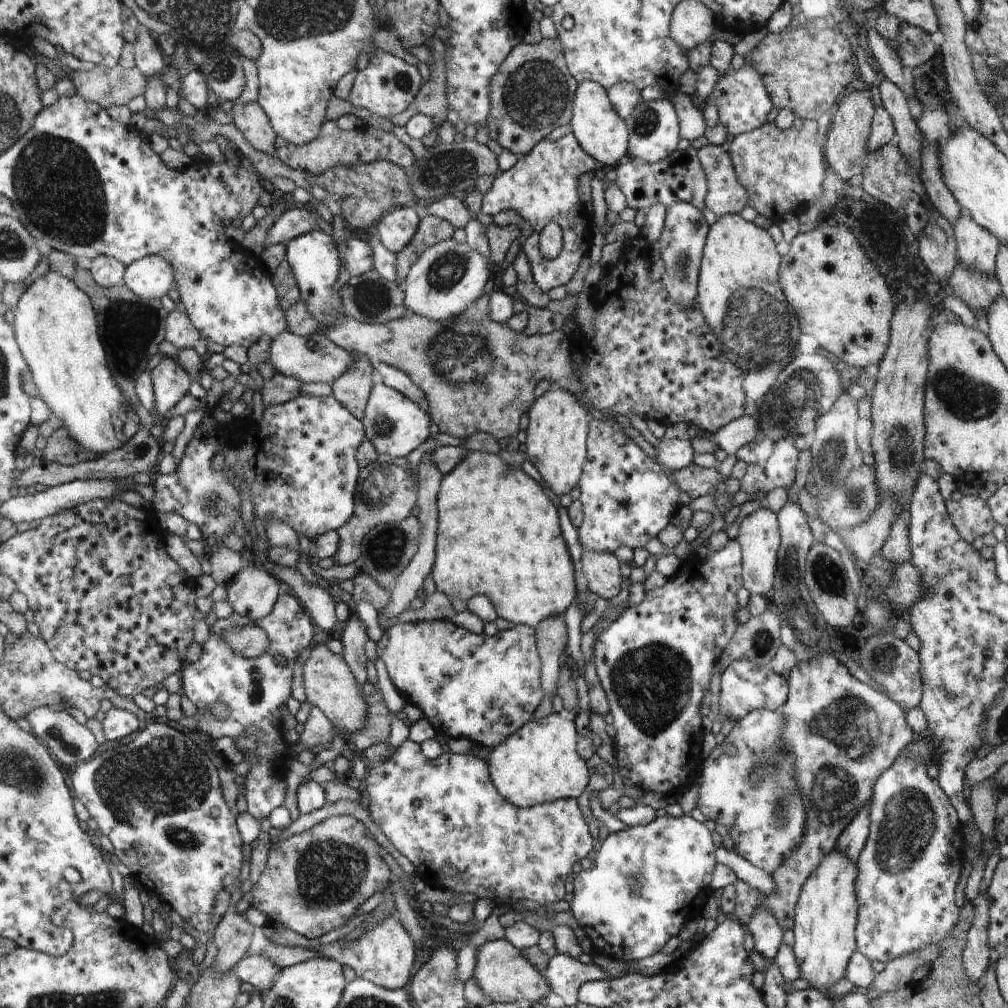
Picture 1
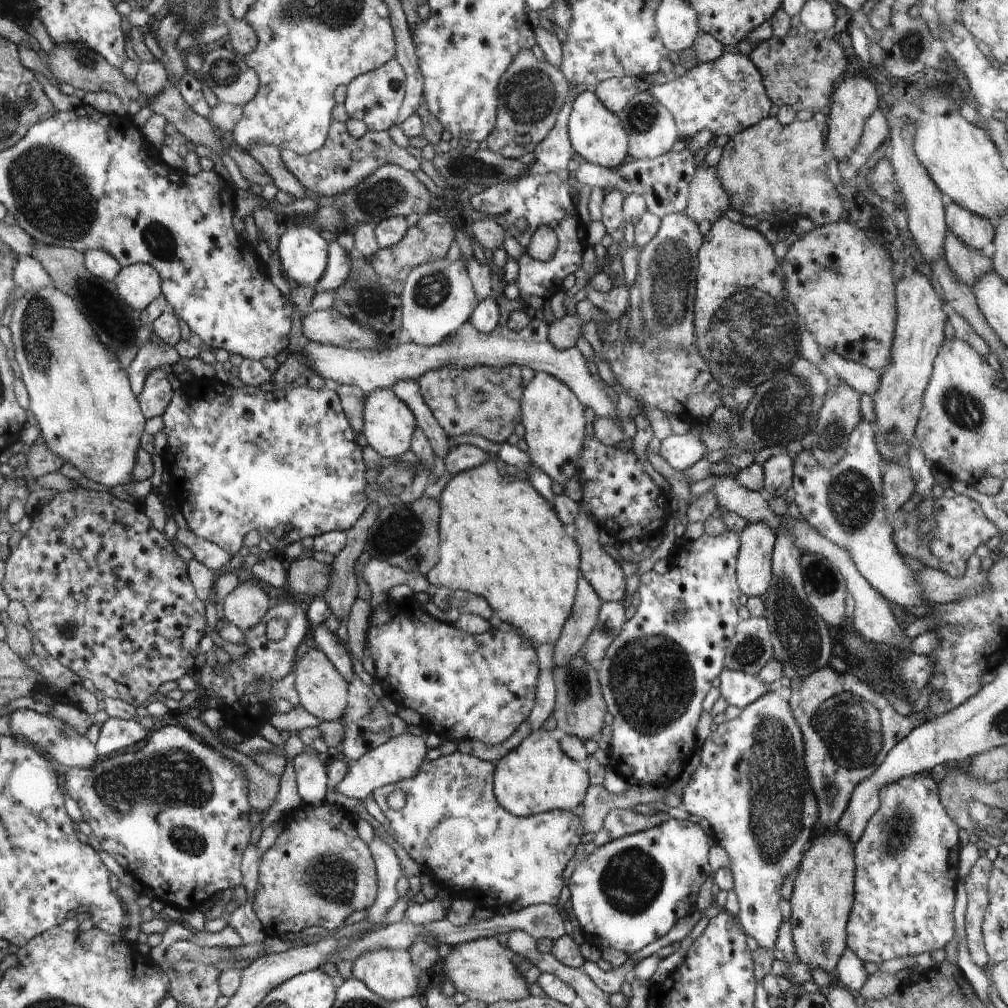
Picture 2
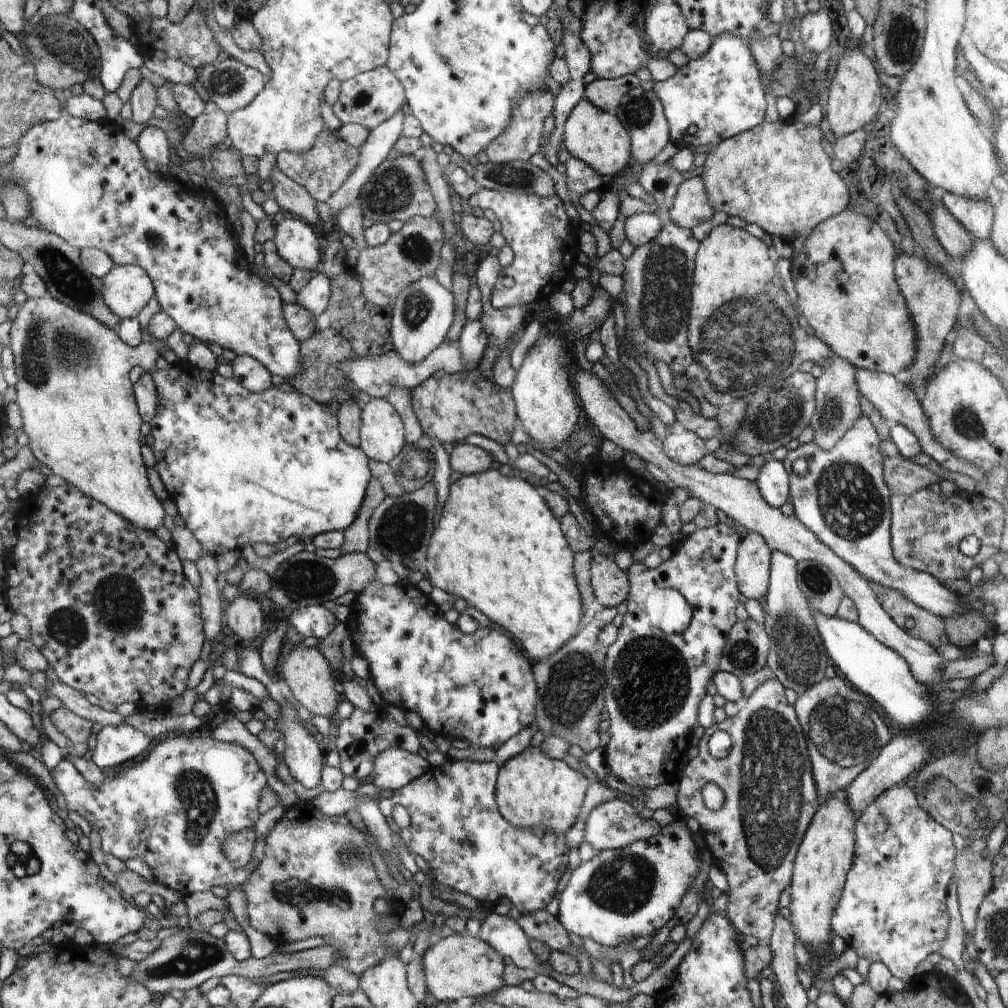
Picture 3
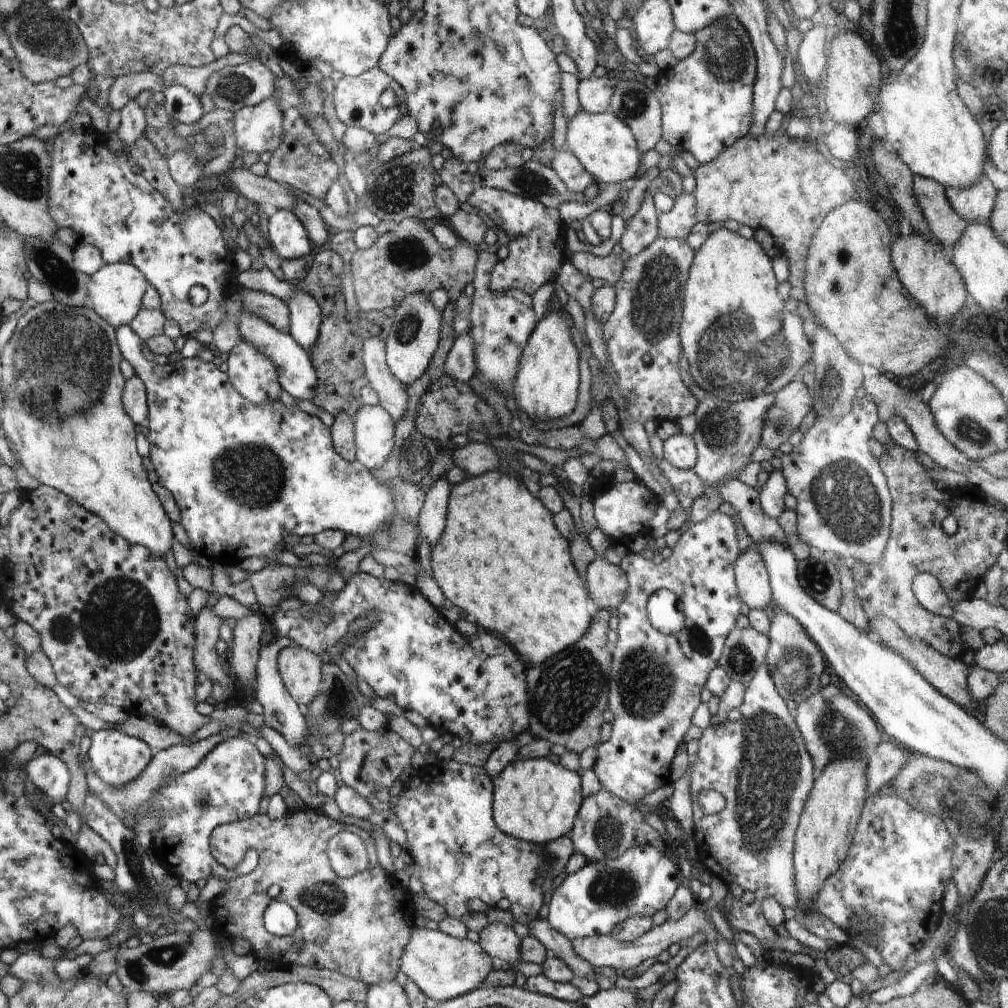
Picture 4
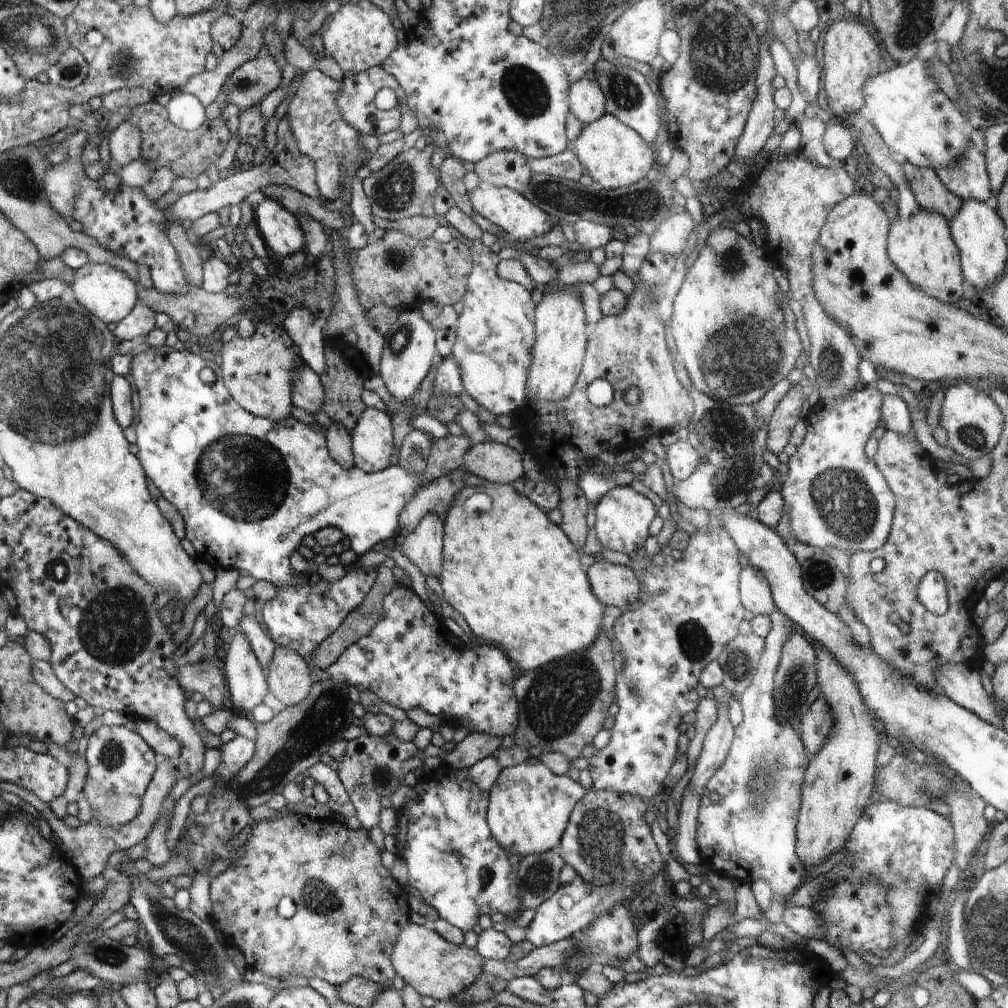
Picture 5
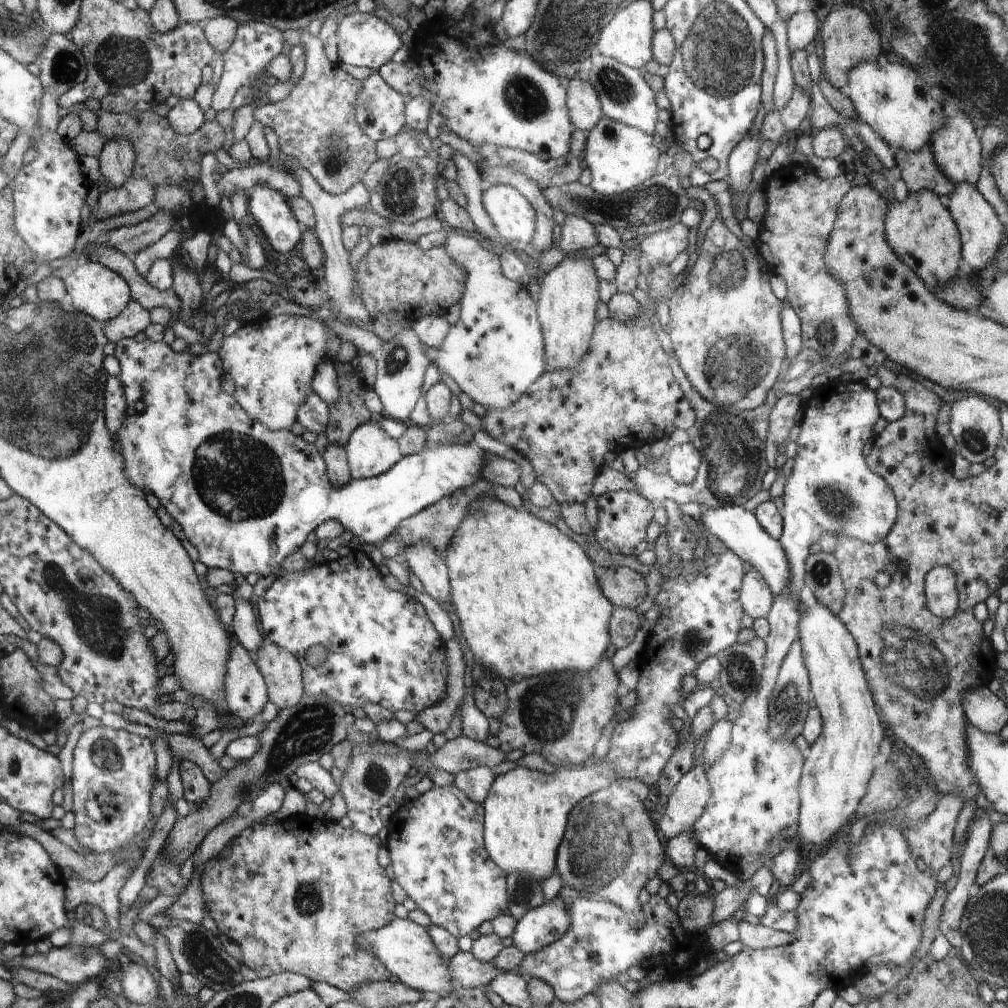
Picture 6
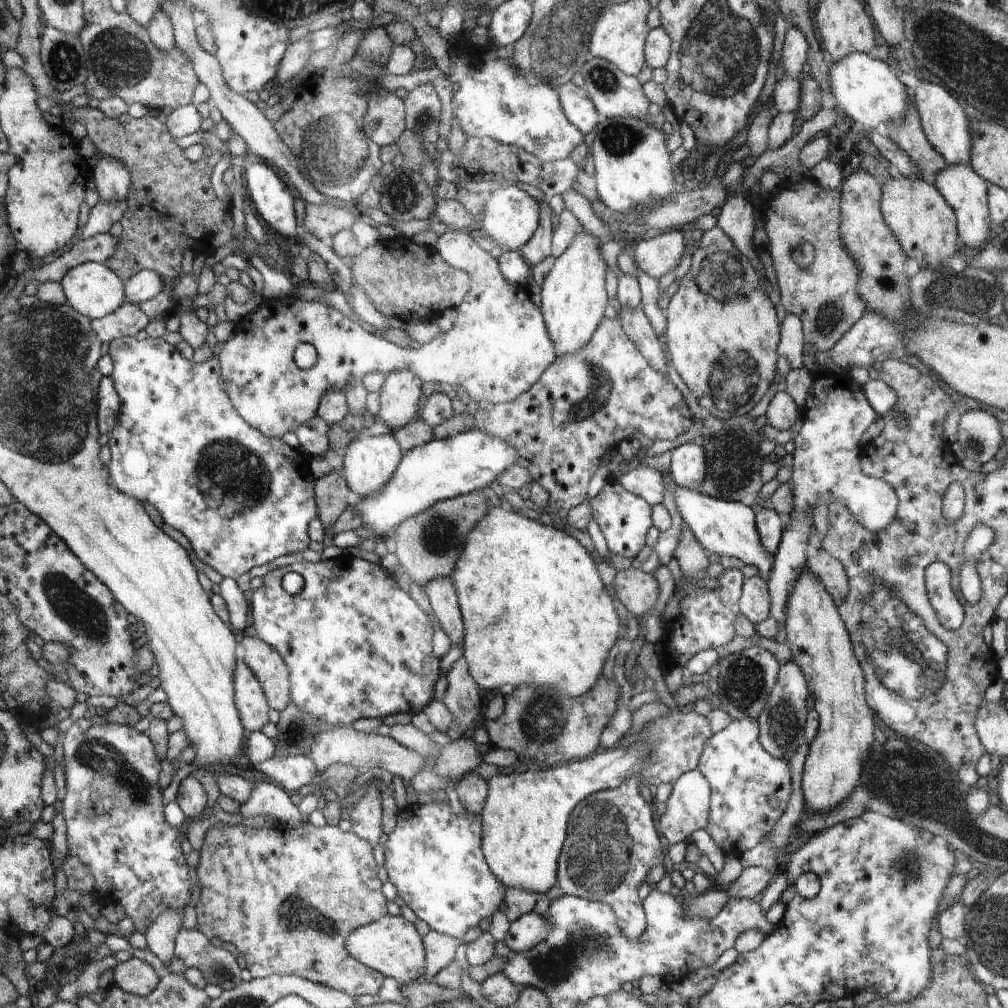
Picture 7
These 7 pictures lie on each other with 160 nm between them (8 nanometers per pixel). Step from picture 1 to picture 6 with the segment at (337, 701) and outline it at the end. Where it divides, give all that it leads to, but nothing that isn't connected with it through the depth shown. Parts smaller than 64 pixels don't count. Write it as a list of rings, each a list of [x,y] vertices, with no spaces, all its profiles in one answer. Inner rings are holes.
[[[268,639],[257,650],[255,657],[269,685],[270,702],[280,710],[297,705],[306,693],[301,663],[297,658]]]

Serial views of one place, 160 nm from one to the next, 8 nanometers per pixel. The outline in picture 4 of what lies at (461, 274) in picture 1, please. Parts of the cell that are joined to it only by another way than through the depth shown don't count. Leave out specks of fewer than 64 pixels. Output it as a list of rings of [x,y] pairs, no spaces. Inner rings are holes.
[[[423,292],[409,294],[394,309],[394,324],[390,327],[389,335],[384,342],[385,359],[392,374],[402,384],[409,386],[426,372],[426,368],[438,348],[442,314],[438,312],[429,295]]]

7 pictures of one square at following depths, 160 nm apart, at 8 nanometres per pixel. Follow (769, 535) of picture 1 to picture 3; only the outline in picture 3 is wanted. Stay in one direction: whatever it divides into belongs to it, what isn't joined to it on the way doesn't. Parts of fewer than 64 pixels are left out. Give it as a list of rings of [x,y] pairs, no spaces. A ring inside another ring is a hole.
[[[756,532],[748,533],[740,542],[735,561],[735,576],[738,590],[747,599],[759,600],[769,593],[772,555],[765,539]]]

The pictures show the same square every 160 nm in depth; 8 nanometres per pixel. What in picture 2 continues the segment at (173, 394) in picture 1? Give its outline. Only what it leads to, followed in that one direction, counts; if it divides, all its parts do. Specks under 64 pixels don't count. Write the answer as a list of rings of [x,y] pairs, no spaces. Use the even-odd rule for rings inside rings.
[[[158,367],[146,378],[139,394],[141,409],[146,418],[163,416],[173,398],[175,382],[168,368]]]

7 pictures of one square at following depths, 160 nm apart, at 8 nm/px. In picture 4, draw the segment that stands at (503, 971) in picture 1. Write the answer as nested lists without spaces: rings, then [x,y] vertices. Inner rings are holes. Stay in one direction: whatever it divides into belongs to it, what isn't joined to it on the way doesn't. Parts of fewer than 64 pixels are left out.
[[[431,929],[418,930],[410,938],[405,952],[401,956],[400,970],[408,976],[422,992],[438,1000],[449,1001],[474,989],[480,988],[488,981],[492,969],[492,957],[485,951],[479,941],[453,937],[442,931]]]

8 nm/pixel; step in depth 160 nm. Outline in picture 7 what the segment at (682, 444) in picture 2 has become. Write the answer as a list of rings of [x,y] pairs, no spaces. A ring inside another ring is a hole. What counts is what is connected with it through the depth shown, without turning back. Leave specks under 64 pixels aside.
[[[685,443],[671,450],[670,474],[678,487],[700,492],[706,474],[703,446]]]

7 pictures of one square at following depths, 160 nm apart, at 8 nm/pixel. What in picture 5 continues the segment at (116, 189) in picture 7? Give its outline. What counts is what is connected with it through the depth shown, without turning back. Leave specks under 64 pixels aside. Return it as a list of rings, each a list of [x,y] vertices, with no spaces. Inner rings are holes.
[[[122,121],[111,133],[110,154],[114,169],[122,168],[141,156],[141,132],[130,121]]]

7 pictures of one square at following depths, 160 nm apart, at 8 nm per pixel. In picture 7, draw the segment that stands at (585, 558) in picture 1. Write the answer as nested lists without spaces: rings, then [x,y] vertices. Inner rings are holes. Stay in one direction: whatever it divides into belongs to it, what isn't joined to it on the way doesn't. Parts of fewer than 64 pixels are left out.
[[[629,567],[616,573],[611,592],[626,606],[627,612],[638,619],[642,614],[653,612],[659,584],[654,575]]]

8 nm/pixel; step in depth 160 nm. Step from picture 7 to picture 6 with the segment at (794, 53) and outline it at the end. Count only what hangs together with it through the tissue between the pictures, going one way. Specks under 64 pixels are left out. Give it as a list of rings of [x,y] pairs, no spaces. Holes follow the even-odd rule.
[[[812,9],[794,13],[787,22],[787,43],[791,52],[810,44],[819,28],[820,22]]]

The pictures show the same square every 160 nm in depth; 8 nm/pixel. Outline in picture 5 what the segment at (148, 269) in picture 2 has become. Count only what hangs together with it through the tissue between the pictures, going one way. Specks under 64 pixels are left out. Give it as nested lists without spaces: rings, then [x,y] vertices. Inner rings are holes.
[[[86,263],[83,267],[75,270],[75,276],[71,282],[76,302],[86,307],[86,310],[93,312],[104,322],[111,322],[115,325],[136,308],[138,300],[137,286],[132,282],[126,271],[109,264]]]

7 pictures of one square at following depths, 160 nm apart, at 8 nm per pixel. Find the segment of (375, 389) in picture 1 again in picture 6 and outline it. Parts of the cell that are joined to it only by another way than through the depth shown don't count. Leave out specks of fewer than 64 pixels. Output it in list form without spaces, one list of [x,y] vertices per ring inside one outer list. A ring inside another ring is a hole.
[[[372,419],[364,421],[364,424],[354,429],[354,432],[349,436],[348,442],[344,445],[352,479],[367,479],[380,476],[380,474],[392,469],[403,457],[400,443],[380,427],[380,421]]]

